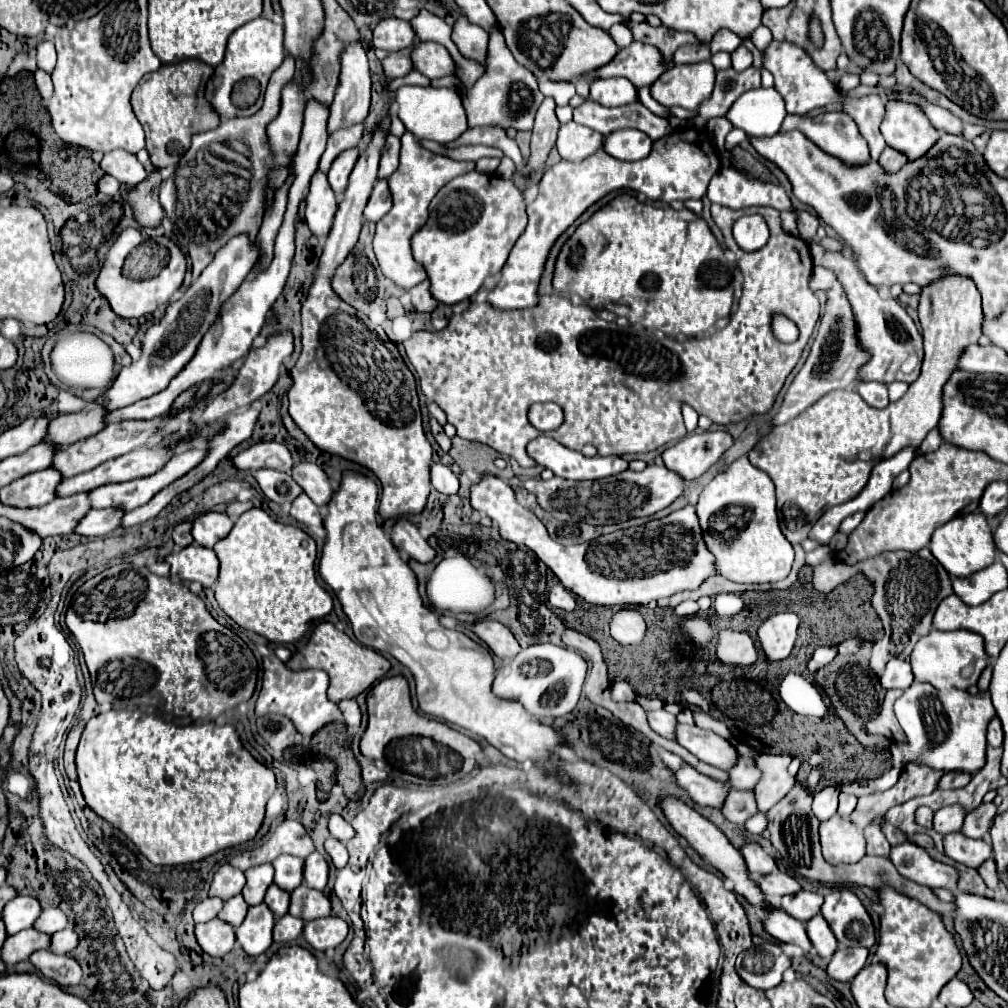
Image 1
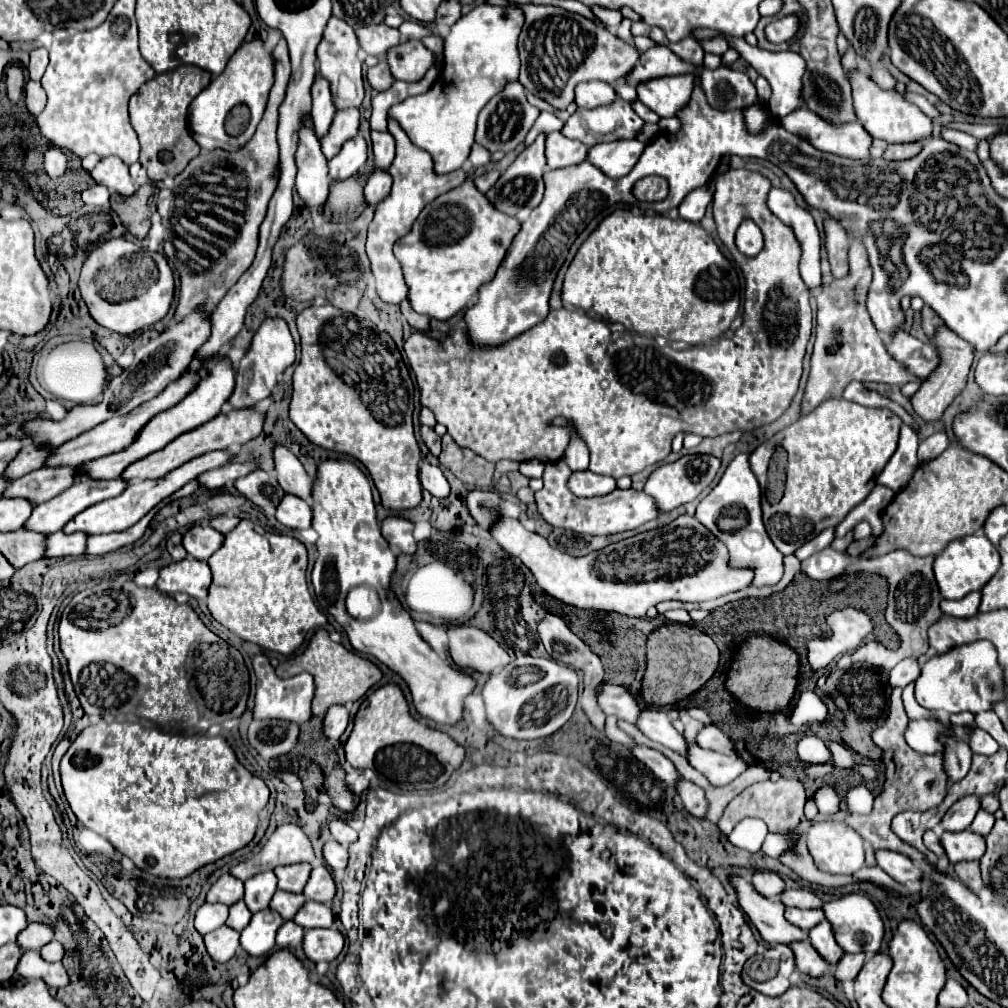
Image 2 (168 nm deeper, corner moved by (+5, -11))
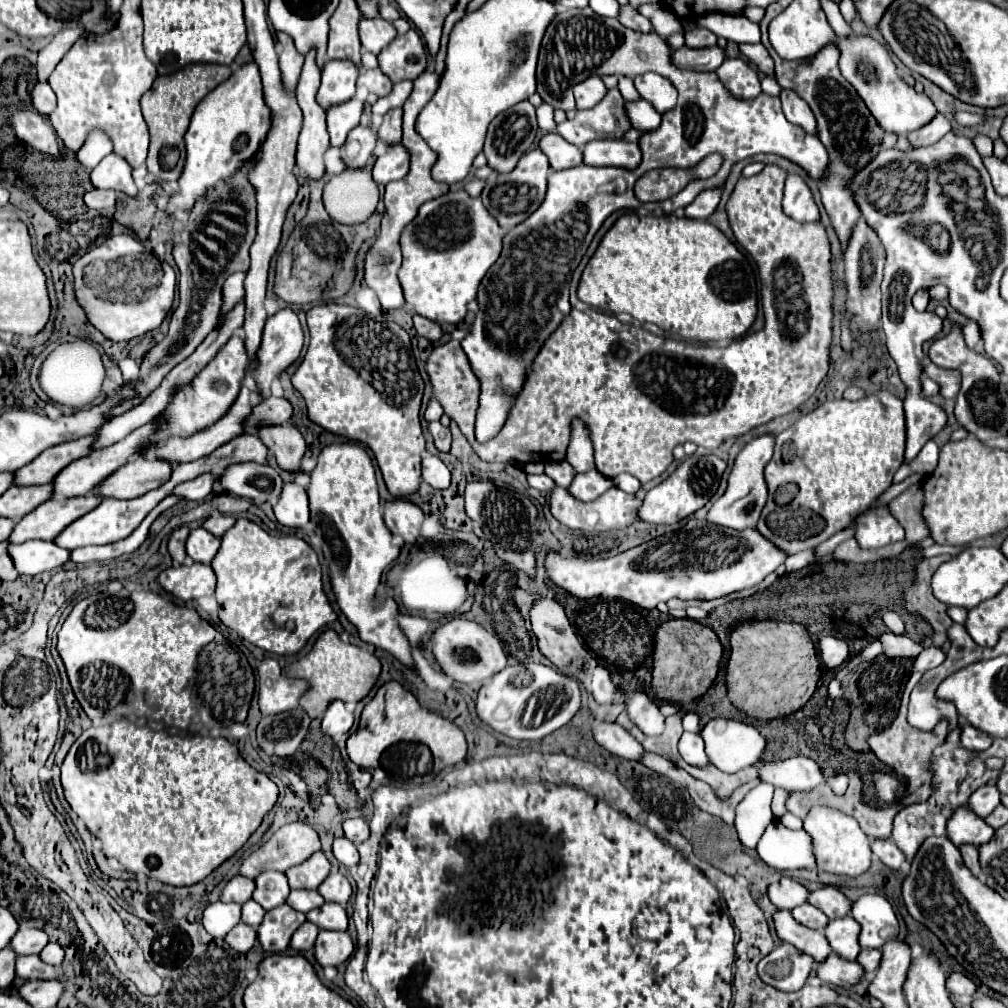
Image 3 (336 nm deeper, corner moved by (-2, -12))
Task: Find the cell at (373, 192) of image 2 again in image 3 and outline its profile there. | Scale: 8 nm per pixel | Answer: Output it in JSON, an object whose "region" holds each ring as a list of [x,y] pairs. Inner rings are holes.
{"region":[[[389,146],[385,154],[377,156],[373,166],[373,180],[377,184],[389,184],[393,180],[401,180],[409,170],[409,154],[403,146]]]}

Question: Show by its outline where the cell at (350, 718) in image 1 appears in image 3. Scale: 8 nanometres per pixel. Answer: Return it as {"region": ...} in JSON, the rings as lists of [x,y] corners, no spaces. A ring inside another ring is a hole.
{"region":[[[335,700],[323,716],[321,732],[331,738],[337,738],[341,734],[347,734],[351,726],[353,726],[353,712],[349,712],[341,700]]]}

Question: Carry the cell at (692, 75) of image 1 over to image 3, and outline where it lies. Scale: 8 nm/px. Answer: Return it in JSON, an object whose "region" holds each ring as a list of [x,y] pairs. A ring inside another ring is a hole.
{"region":[[[649,72],[649,74],[643,74],[641,78],[635,78],[633,82],[641,98],[651,102],[651,106],[659,114],[669,112],[677,104],[677,88],[671,84],[669,78]]]}

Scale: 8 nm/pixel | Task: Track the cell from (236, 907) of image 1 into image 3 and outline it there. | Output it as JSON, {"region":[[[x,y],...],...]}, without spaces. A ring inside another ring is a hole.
{"region":[[[249,900],[249,902],[243,904],[243,914],[241,914],[243,924],[249,924],[249,926],[257,928],[261,924],[263,916],[265,916],[265,910],[255,900]]]}

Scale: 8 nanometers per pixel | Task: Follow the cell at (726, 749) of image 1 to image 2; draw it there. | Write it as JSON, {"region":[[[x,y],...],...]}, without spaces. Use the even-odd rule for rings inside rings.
{"region":[[[646,707],[640,711],[640,721],[636,721],[636,727],[652,741],[666,745],[670,749],[674,749],[676,753],[684,755],[684,739],[680,737],[680,733],[672,727],[668,715],[658,709],[658,707]]]}

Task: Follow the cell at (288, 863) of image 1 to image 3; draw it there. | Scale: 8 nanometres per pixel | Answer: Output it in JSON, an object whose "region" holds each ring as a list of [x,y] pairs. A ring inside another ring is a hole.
{"region":[[[315,852],[307,862],[293,866],[291,870],[285,872],[289,878],[291,888],[305,888],[305,890],[315,890],[329,874],[329,860],[325,858],[323,852]]]}

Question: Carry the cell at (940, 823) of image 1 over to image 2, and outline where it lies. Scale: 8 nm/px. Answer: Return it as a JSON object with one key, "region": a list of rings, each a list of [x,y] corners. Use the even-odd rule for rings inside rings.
{"region":[[[976,795],[962,797],[960,801],[956,801],[948,809],[948,813],[944,815],[940,827],[944,831],[962,831],[962,829],[968,829],[970,823],[974,821],[978,809],[980,809],[980,801],[982,801],[982,797],[976,797]]]}

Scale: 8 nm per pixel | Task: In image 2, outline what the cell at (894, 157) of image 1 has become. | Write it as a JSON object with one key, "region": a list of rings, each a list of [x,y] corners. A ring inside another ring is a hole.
{"region":[[[914,141],[914,143],[892,143],[888,145],[886,153],[884,153],[884,159],[888,161],[900,161],[900,159],[910,159],[914,155],[920,153],[920,149],[924,147],[924,141]]]}

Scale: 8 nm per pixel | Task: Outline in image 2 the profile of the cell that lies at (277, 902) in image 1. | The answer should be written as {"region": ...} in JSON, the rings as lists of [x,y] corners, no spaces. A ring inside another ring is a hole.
{"region":[[[278,889],[270,901],[270,907],[274,911],[278,911],[284,919],[292,919],[304,903],[306,903],[304,895],[296,895],[296,893],[288,893],[288,891]]]}

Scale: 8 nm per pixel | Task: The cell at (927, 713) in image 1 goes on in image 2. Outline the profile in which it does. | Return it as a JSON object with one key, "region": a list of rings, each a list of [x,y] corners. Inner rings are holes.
{"region":[[[910,721],[906,729],[906,743],[918,753],[936,753],[944,751],[944,745],[938,741],[938,733],[944,729],[942,721]]]}

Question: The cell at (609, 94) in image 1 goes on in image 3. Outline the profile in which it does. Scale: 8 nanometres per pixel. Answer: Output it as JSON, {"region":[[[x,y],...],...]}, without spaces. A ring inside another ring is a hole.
{"region":[[[599,76],[595,78],[587,78],[583,82],[579,82],[575,88],[575,100],[577,100],[577,110],[587,110],[587,108],[593,108],[597,106],[603,96],[607,94],[607,88],[603,84],[603,80]]]}

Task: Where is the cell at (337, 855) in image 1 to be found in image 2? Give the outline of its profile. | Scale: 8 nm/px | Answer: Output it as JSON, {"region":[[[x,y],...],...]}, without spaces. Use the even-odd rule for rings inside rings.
{"region":[[[330,839],[330,841],[324,845],[324,859],[326,859],[326,863],[328,863],[334,871],[346,869],[346,863],[348,863],[348,849],[346,849],[344,845],[340,845],[338,841]]]}

